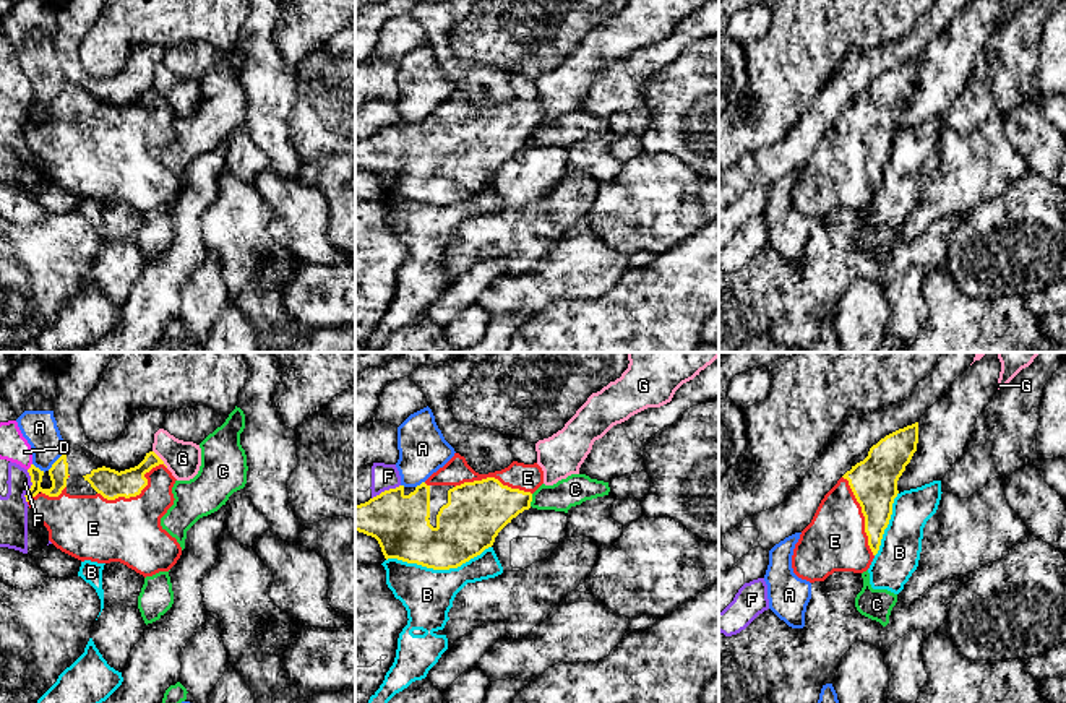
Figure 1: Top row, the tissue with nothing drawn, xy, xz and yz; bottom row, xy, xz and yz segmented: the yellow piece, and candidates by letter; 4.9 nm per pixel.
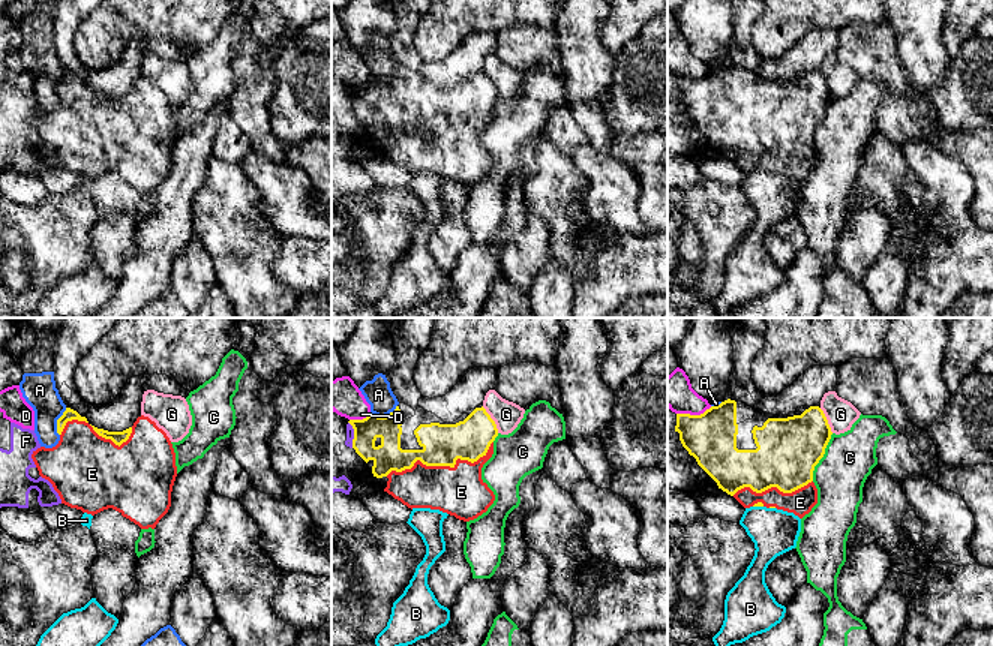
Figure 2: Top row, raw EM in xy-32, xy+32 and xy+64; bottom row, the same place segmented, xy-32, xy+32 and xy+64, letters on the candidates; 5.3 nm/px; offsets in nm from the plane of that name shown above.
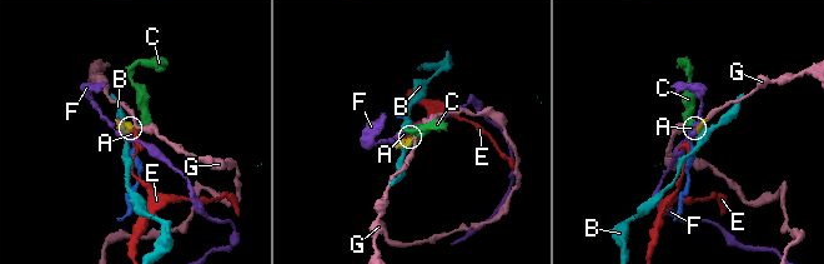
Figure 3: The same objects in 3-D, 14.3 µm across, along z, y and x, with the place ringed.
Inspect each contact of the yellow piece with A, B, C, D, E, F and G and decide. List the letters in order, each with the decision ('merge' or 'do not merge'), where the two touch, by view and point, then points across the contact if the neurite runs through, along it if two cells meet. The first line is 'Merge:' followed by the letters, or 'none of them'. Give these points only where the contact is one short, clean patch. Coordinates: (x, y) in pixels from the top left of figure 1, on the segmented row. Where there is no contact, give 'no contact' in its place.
Merge: E
A: do not merge; contact xy (55, 461); border xy (64, 453), (47, 470)
B: do not merge; contact xz (438, 569)
C: do not merge; contact xz (531, 500); border xz (532, 494), (529, 505)
D: do not merge; contact xy (31, 466)
E: merge; contact xy (138, 494)
F: do not merge; contact xy (31, 486); border xy (28, 470), (31, 487), (25, 495), (26, 502)
G: do not merge; contact xy (159, 458); border xy (153, 450), (167, 466)

